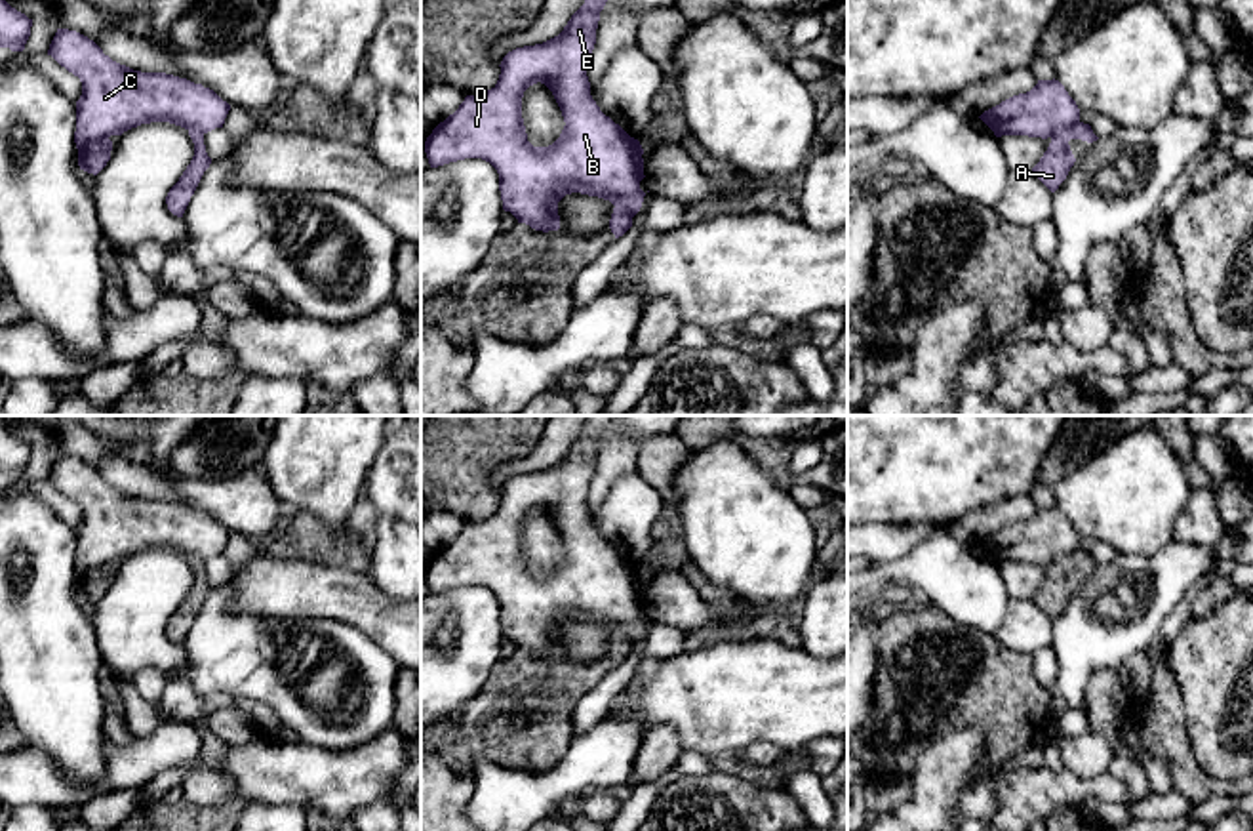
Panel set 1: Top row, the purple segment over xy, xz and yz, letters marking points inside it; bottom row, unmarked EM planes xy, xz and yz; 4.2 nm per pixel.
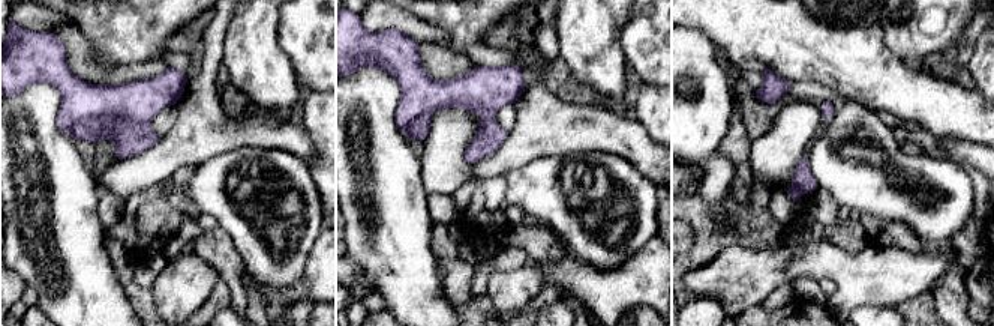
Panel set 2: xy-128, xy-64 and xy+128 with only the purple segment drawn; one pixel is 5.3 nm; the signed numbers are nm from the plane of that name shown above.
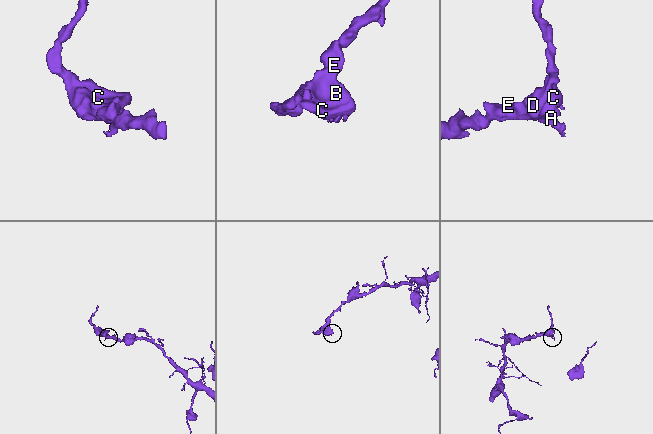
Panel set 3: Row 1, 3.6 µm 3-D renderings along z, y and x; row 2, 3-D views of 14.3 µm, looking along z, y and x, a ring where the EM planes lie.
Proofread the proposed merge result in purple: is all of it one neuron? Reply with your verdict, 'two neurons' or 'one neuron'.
two neurons

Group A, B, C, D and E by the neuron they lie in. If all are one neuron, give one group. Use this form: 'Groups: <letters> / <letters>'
Groups: A / B C D E

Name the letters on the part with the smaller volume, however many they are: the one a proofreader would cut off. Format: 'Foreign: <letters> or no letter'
Foreign: A

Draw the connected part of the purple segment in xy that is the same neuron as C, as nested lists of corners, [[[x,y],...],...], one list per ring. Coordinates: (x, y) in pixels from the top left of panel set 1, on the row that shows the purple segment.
[[[57,29],[48,55],[82,82],[74,132],[78,152],[97,139],[150,122],[208,133],[223,128],[230,111],[213,90],[173,74],[120,65],[76,30]]]

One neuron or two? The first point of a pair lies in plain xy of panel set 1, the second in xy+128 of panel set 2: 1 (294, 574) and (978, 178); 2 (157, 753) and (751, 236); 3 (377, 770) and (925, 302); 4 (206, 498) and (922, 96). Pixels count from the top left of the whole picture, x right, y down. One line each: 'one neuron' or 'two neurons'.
1: two neurons
2: two neurons
3: two neurons
4: one neuron

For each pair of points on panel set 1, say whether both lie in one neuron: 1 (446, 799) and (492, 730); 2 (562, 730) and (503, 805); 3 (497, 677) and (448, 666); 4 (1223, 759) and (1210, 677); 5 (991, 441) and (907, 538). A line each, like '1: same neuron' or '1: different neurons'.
1: different neurons
2: different neurons
3: different neurons
4: same neuron
5: different neurons

